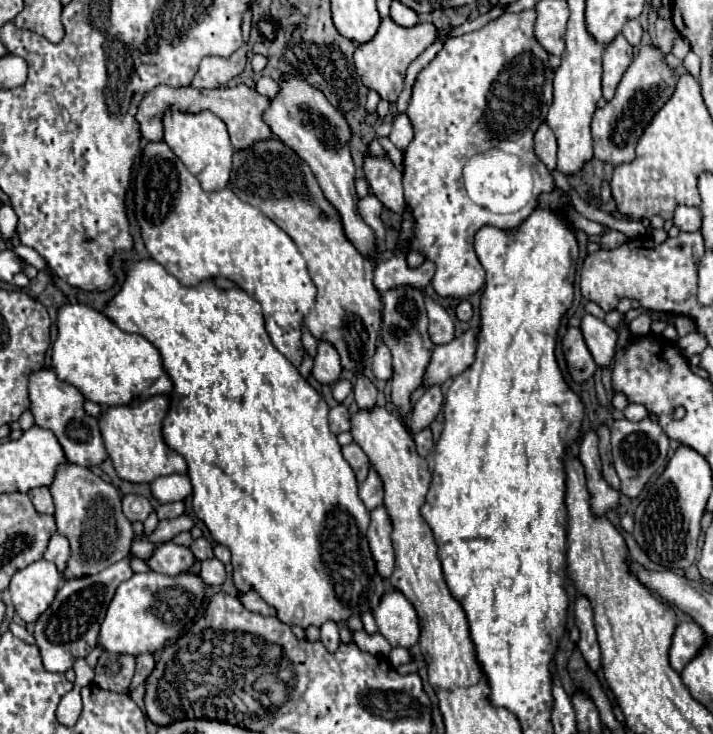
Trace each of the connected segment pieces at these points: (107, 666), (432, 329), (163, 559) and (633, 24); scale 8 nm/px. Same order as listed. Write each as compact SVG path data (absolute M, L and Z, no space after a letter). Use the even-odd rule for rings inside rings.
M105 651L95 667L95 685L113 693L131 693L131 679L135 673L133 655L113 655Z
M425 295L425 307L429 313L429 335L435 345L449 343L455 337L455 327L447 311L429 295Z
M173 541L161 543L151 557L145 559L151 571L157 571L161 575L179 575L181 571L187 571L193 565L195 557L187 547L181 547Z
M631 19L629 23L625 23L625 27L623 27L621 33L623 33L623 37L625 37L631 45L639 45L643 29L641 29L641 23L639 23L637 19Z

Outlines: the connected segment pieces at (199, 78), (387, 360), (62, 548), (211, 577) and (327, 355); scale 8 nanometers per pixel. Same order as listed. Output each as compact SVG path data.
M247 41L231 57L205 57L191 85L197 89L215 89L237 77L247 63Z
M379 343L377 353L373 357L373 375L377 379L391 379L393 377L393 363L391 363L391 351L385 343Z
M53 533L51 539L49 539L49 545L43 553L43 559L51 561L57 565L59 573L63 575L65 567L67 567L67 561L69 561L69 555L71 555L71 547L69 547L69 539L61 533Z
M205 559L201 563L201 577L207 585L221 585L225 581L225 565L219 559Z
M319 341L315 365L313 365L313 377L323 385L331 385L331 383L339 381L339 375L341 375L339 353L335 351L335 347L331 343Z

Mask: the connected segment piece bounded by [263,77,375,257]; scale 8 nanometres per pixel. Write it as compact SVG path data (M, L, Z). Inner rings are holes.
M285 77L281 81L281 95L277 95L277 99L271 99L271 105L263 117L265 123L271 127L271 131L285 145L293 147L293 151L301 159L305 159L305 163L309 163L321 189L325 191L325 197L341 213L347 239L353 241L355 247L365 257L371 257L371 251L375 249L375 235L357 213L359 197L355 193L355 167L349 153L351 131L343 115L337 109L333 109L333 105L321 95L321 91L313 91L309 83L301 83L301 79Z

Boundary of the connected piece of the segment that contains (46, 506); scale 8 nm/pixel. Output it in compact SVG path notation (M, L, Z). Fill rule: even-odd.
M35 487L35 489L31 489L29 491L29 499L31 499L31 503L33 503L37 513L43 513L43 515L53 515L55 513L49 487Z

